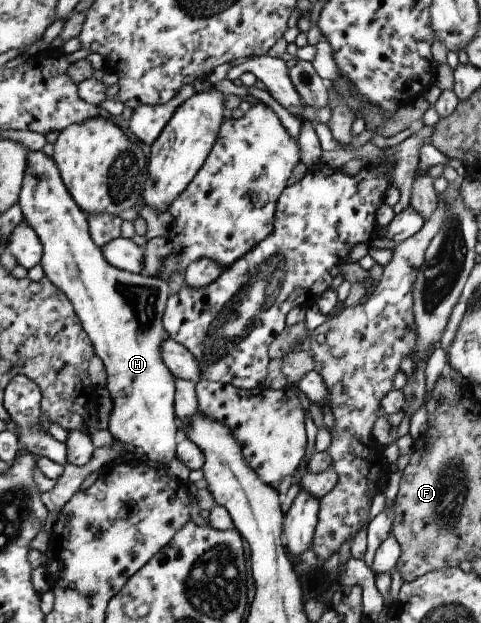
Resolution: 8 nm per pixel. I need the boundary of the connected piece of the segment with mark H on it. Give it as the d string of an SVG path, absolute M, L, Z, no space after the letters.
M30 151L26 165L17 204L24 222L32 228L40 242L42 257L39 264L44 277L66 296L95 356L103 363L104 388L112 401L106 430L114 441L141 448L150 463L165 464L174 457L175 447L181 439L173 404L176 378L168 371L160 355L166 339L161 319L169 296L167 282L156 277L144 277L140 273L120 271L108 265L101 249L94 246L90 239L86 214L79 210L69 196L51 158L41 151Z

